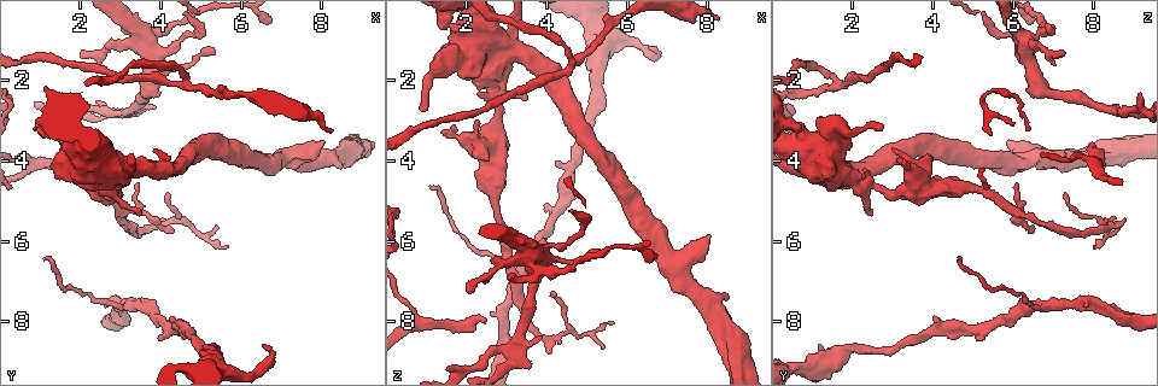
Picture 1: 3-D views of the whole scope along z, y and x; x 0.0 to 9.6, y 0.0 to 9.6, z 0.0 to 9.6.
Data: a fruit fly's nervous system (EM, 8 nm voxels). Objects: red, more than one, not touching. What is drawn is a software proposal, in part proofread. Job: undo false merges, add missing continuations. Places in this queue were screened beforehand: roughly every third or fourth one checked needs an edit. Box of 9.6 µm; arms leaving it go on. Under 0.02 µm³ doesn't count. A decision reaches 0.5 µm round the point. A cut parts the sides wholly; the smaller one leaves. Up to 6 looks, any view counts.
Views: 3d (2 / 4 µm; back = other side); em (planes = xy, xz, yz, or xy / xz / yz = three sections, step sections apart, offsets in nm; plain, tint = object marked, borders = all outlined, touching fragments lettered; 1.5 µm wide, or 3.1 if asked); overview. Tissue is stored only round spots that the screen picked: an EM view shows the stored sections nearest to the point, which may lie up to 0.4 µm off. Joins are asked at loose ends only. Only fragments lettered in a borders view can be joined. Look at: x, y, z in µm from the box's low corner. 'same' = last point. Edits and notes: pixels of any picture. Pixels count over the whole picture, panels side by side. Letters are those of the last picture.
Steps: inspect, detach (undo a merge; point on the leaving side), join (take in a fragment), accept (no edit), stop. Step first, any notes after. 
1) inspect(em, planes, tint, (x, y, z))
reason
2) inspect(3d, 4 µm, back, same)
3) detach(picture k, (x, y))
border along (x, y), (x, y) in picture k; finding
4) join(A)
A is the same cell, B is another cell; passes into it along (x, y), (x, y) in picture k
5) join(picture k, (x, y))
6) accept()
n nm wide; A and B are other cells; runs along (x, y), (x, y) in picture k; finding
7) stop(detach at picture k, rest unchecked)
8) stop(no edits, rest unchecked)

inspect(em, planes, borders, (2.70, 4.65, 2.25))
sudden change in width

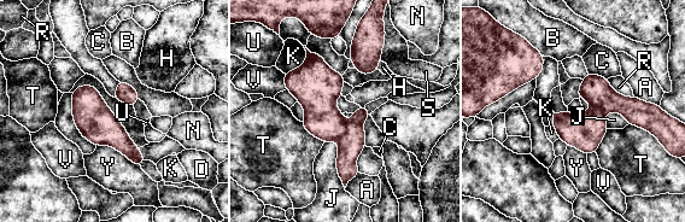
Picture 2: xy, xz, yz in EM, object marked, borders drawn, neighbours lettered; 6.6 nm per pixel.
detach(picture 2, (351, 142))
A, B, C, D, H, J, K, N, R, S, T, U, V and Y are other cells; two cells meet here

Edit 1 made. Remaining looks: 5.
inspect(overview)

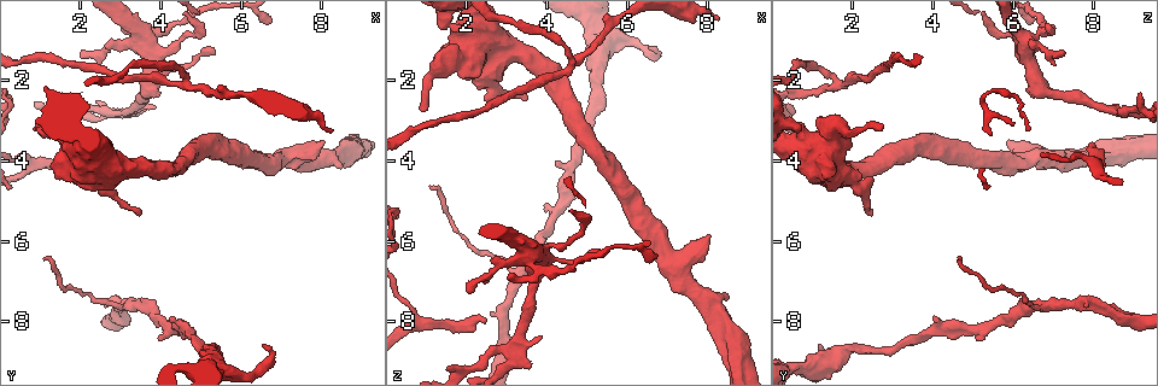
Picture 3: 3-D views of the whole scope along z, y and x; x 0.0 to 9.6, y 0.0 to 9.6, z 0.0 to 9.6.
inspect(em, planes, borders, (3.15, 0.55, 6.80))
branch stops here

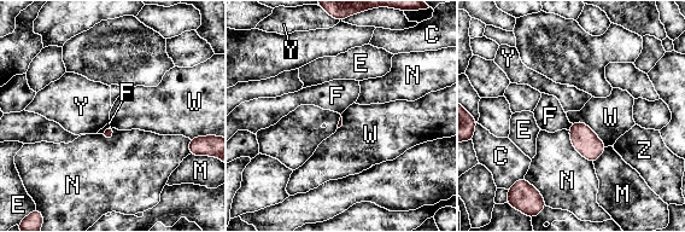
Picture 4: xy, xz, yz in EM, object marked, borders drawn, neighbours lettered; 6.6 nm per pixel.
accept()
W touches over 280 nm; C, E, F, M, N, W, Y and Z are other cells; none of them fits

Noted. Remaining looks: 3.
inspect(em, planes, plain, (4.60, 2.10, 1.60))
abrupt turn

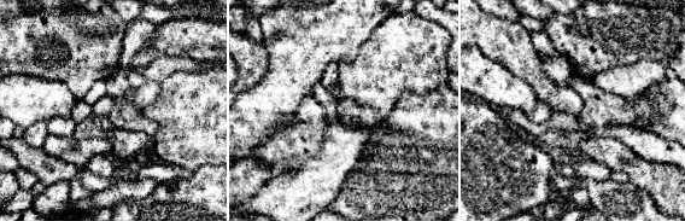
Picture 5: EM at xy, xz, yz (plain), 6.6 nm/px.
inspect(em, planes, tint, same)
where the object lies

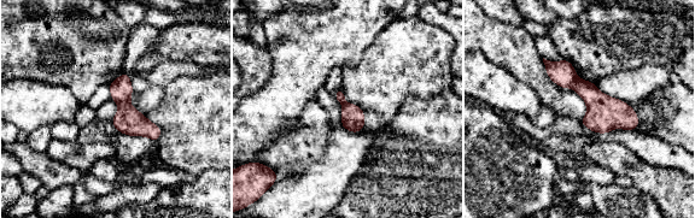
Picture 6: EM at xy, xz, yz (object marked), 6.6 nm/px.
inspect(em, planes, borders, same)
what lies round it

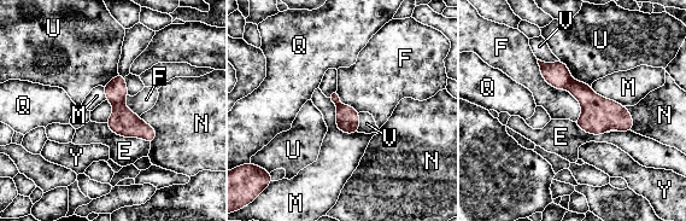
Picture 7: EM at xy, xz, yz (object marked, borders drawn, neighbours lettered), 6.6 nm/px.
detach(picture 7, (594, 108))
E, F, M, N, Q, U, V and Y are other cells; border along (570, 79), (566, 88) in picture 7; two cells meet here

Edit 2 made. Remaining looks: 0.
stop(detach at picture 2, detach at picture 7, rest unchecked)

